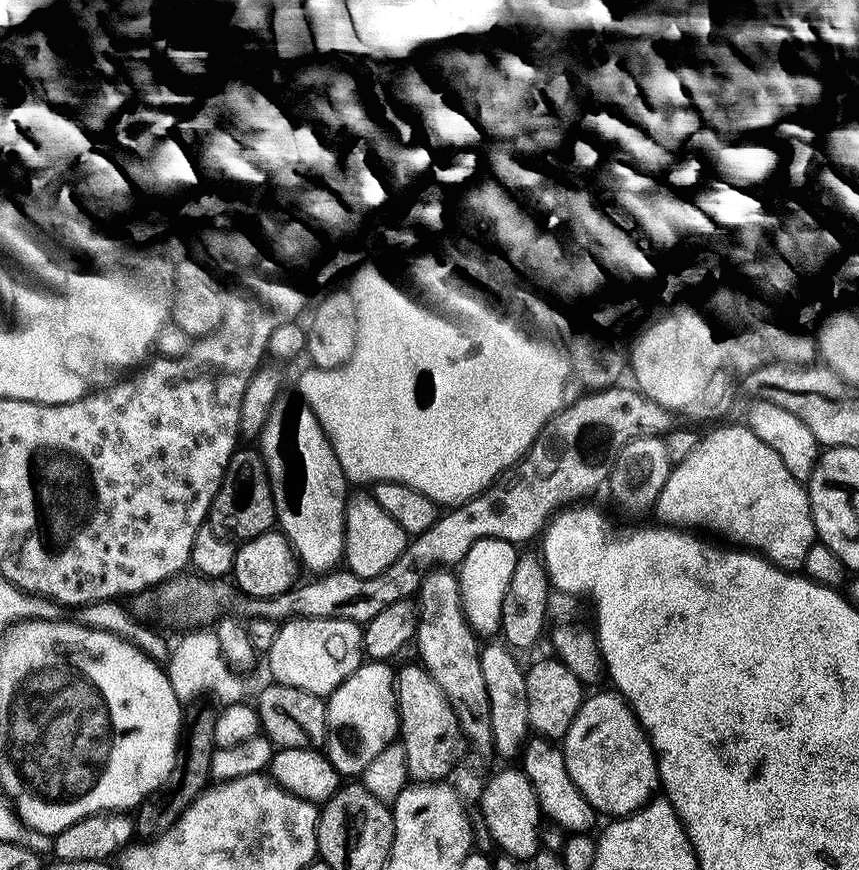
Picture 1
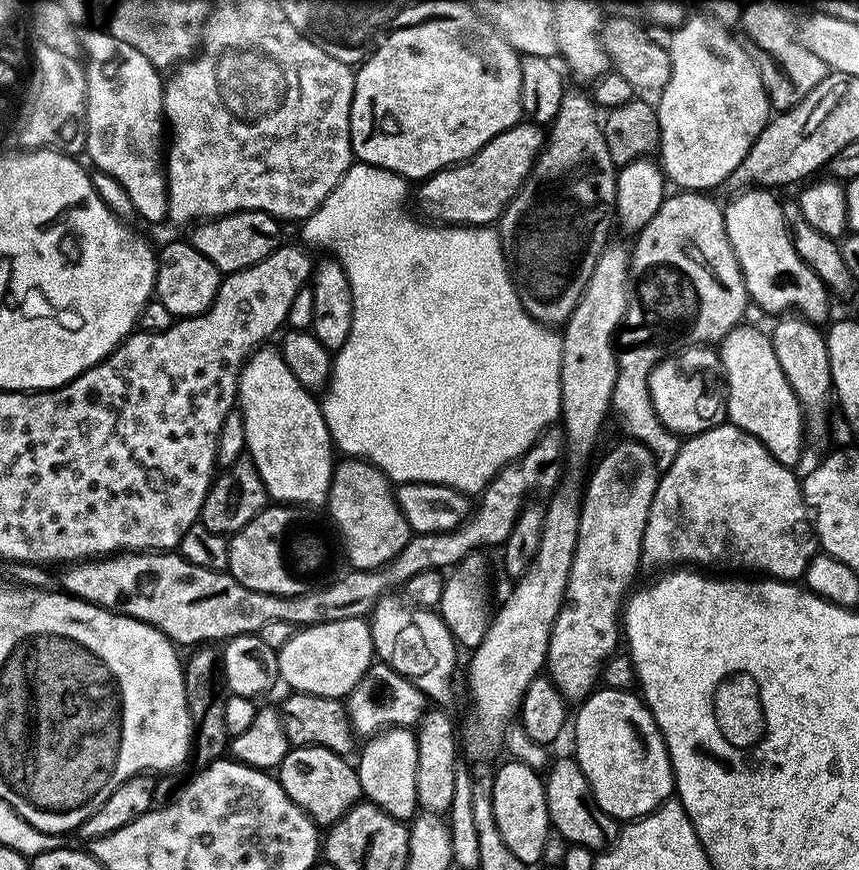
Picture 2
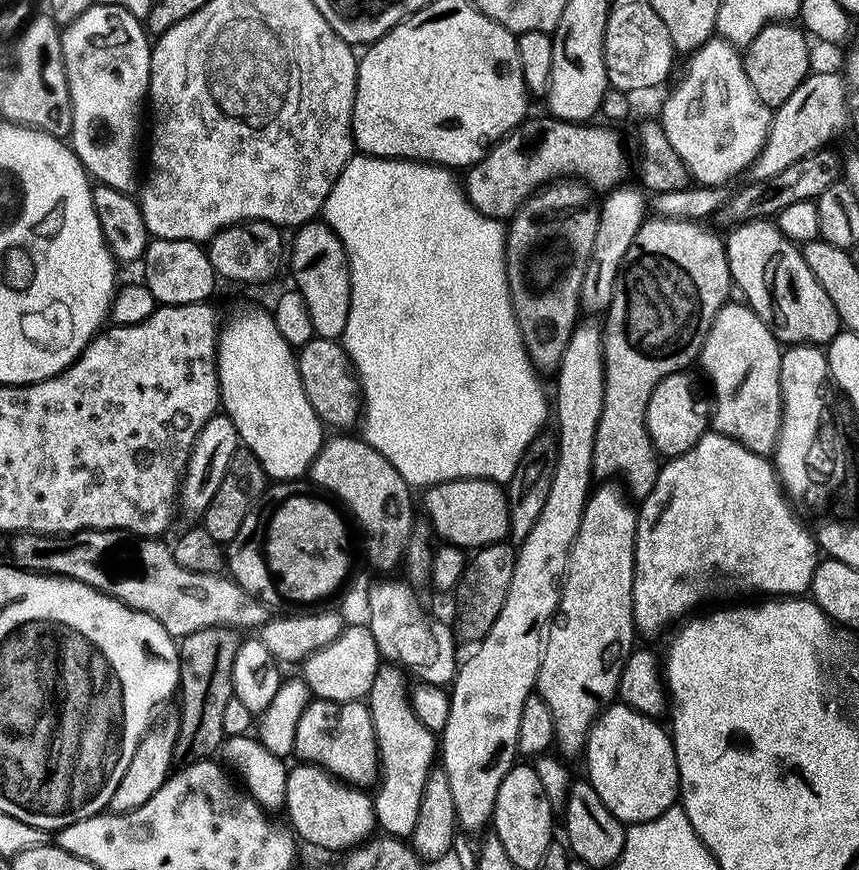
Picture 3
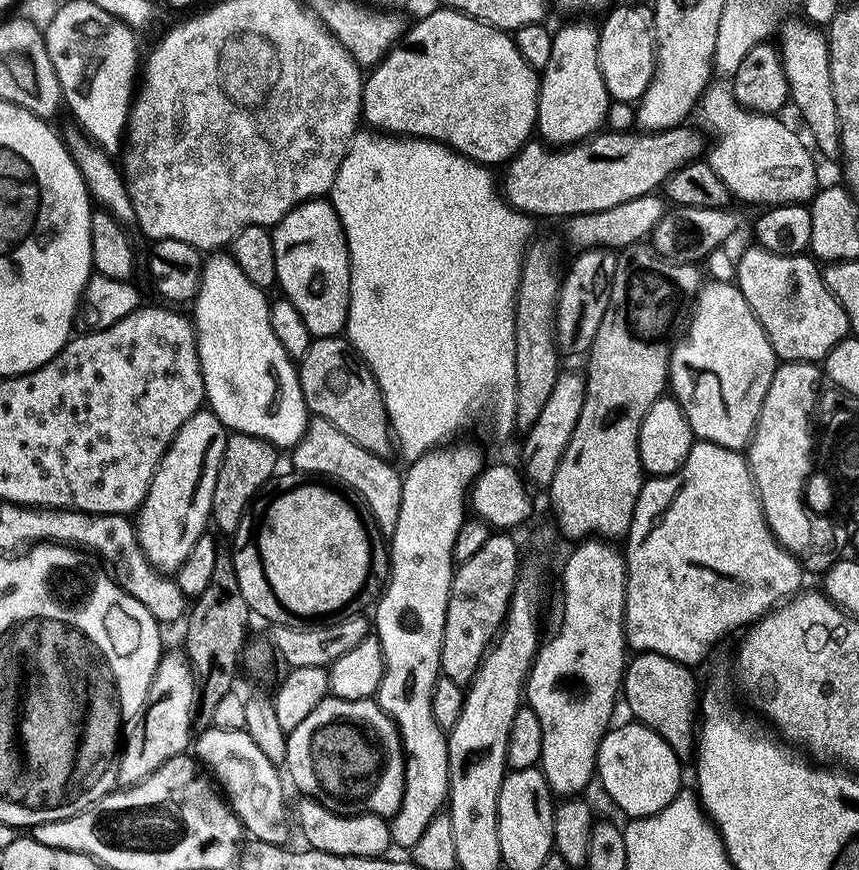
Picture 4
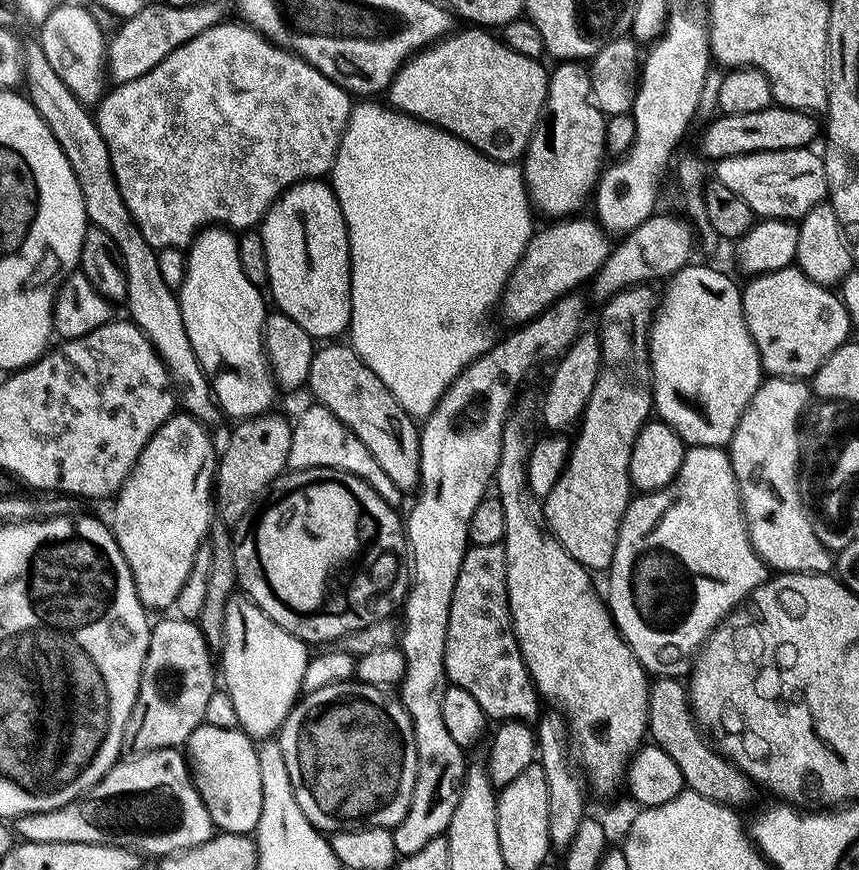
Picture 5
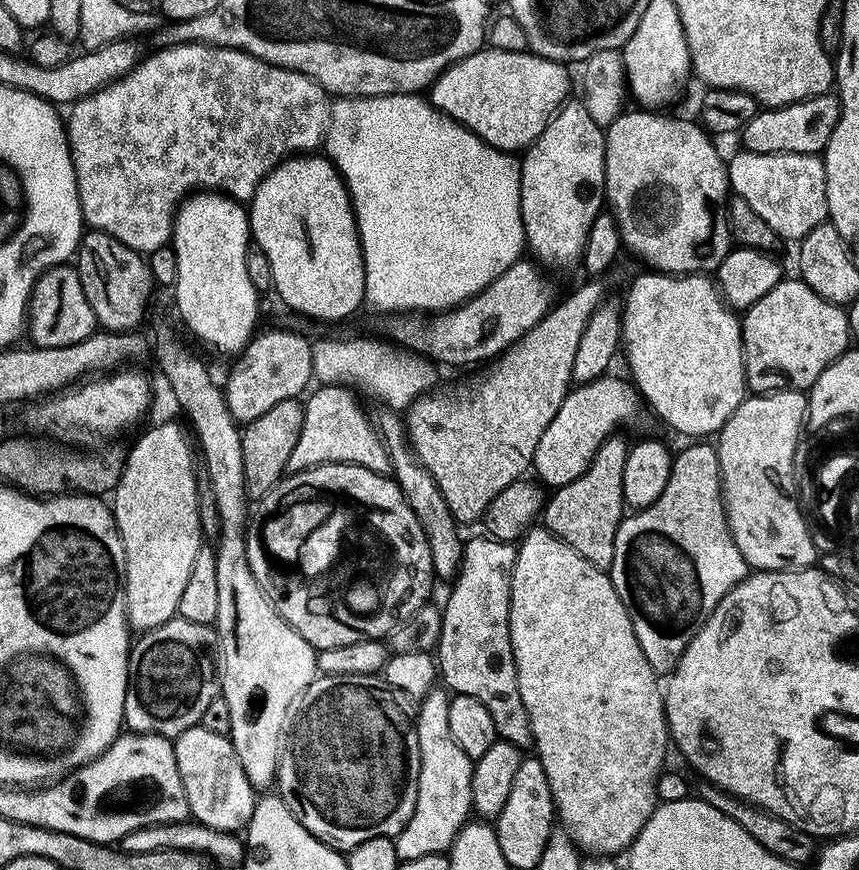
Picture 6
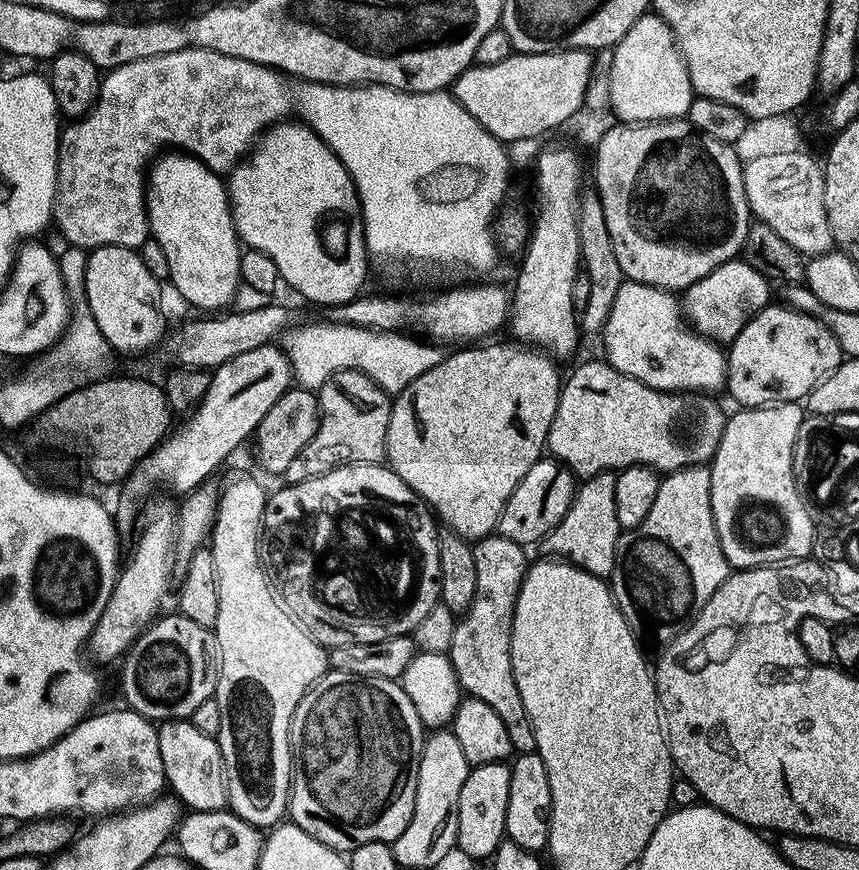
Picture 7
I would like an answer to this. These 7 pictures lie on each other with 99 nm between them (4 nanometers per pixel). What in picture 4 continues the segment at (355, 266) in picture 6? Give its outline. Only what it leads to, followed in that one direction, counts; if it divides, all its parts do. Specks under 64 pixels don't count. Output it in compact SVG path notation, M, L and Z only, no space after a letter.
M327 199L307 200L299 204L286 218L282 218L271 229L276 263L276 284L281 288L283 299L294 302L306 330L312 337L340 336L348 326L350 306L350 258L344 227L336 213L336 207Z

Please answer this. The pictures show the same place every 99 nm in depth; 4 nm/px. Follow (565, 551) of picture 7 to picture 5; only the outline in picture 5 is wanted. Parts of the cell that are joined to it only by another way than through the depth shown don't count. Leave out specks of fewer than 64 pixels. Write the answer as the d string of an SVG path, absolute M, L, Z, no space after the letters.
M637 284L635 288L621 288L615 292L609 300L603 301L600 312L600 328L598 327L598 335L600 338L600 349L602 350L602 362L600 363L600 373L598 374L598 382L594 382L594 394L590 394L590 402L584 408L584 414L578 421L578 429L580 433L576 436L576 441L571 441L568 450L568 461L564 464L562 474L558 478L558 482L554 482L554 486L550 490L548 496L543 497L542 503L544 513L546 514L546 522L548 529L554 534L554 538L566 550L566 554L570 554L570 558L574 558L582 567L588 569L589 573L600 574L607 573L614 562L614 550L618 546L618 534L622 526L622 518L628 509L628 503L634 499L634 489L632 479L630 478L630 454L634 450L634 442L638 438L638 434L644 429L650 417L654 412L652 402L652 364L648 361L648 333L652 331L652 317L658 307L658 292L652 289L648 284Z

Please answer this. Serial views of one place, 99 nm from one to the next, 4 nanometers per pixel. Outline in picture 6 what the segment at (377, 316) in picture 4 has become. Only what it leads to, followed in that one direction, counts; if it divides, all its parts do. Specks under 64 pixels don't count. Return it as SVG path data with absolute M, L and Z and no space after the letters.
M423 95L341 96L333 99L328 110L328 129L324 132L323 147L328 159L339 170L348 188L348 197L352 199L366 270L364 299L378 311L385 314L435 314L465 304L472 296L477 296L486 286L490 286L490 282L494 282L494 278L498 278L498 274L505 272L515 260L521 259L526 245L520 213L520 160L513 153L503 152L482 142L478 134L450 119L445 112L439 112Z

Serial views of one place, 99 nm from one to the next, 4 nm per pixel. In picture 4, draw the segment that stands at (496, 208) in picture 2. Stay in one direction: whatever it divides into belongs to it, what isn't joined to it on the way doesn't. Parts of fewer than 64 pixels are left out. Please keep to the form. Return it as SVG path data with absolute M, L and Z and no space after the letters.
M688 127L667 128L661 132L601 130L595 136L581 140L579 144L569 144L561 148L549 146L533 138L520 147L519 152L503 169L505 172L504 180L502 176L502 195L512 207L533 218L539 216L567 218L578 214L601 212L630 202L634 198L653 195L670 174L705 155L706 140L704 144L703 138L694 129Z

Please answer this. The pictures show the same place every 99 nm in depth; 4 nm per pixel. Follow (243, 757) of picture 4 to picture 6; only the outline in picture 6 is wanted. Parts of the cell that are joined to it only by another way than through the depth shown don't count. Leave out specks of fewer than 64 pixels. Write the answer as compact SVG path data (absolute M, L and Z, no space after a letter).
M199 726L186 730L181 736L175 737L174 758L178 762L178 774L182 778L182 790L186 790L188 811L195 823L205 824L207 828L214 828L219 832L239 833L247 829L258 792L246 778L246 770L242 770L242 762L238 760L238 754L228 736L214 734Z

